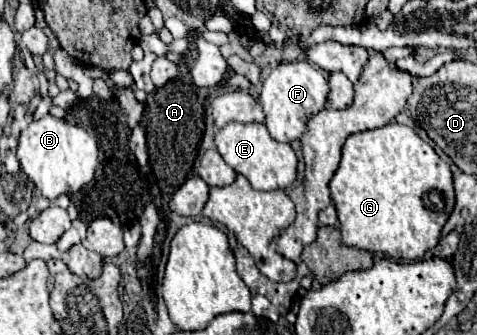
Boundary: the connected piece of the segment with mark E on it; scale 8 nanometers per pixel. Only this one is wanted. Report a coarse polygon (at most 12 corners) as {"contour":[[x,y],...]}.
{"contour":[[262,123],[216,133],[226,165],[258,191],[286,189],[298,159]]}

